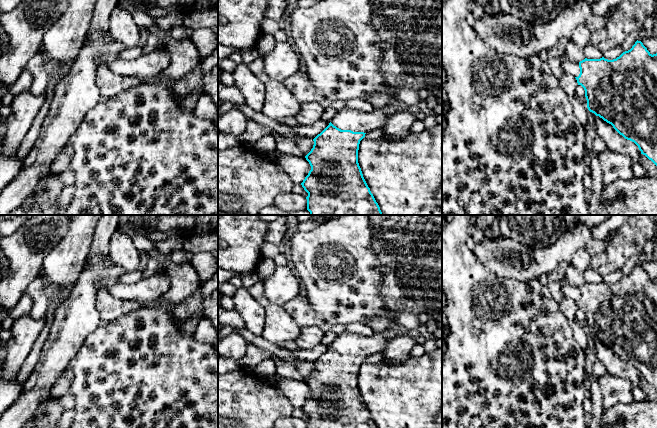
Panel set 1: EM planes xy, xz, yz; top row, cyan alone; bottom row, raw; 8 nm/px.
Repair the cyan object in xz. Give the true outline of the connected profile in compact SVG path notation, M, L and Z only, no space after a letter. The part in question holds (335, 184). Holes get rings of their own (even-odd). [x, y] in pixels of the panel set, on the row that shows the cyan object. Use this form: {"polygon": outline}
{"polygon": "M388 105L370 112L345 108L338 111L329 125L313 139L313 148L305 156L311 170L301 183L308 193L310 215L383 215L363 177L358 150L365 134L382 128L393 112Z"}

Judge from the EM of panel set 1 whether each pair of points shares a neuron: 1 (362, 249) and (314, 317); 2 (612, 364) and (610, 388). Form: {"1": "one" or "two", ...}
{"1": "two", "2": "two"}

